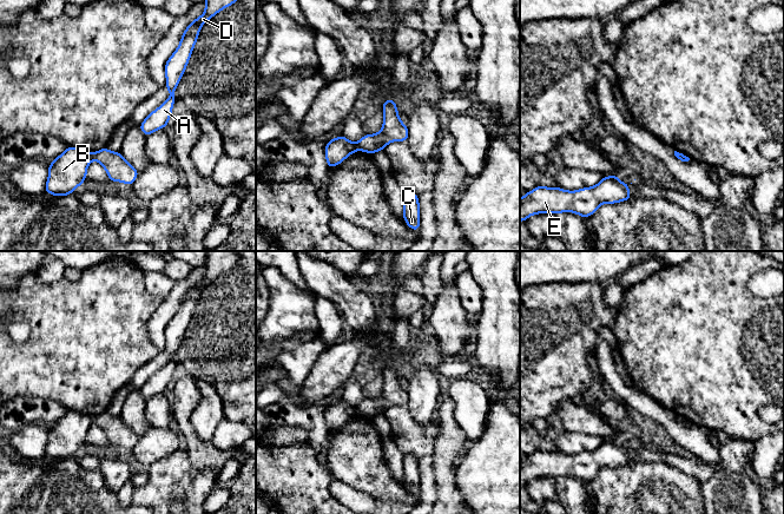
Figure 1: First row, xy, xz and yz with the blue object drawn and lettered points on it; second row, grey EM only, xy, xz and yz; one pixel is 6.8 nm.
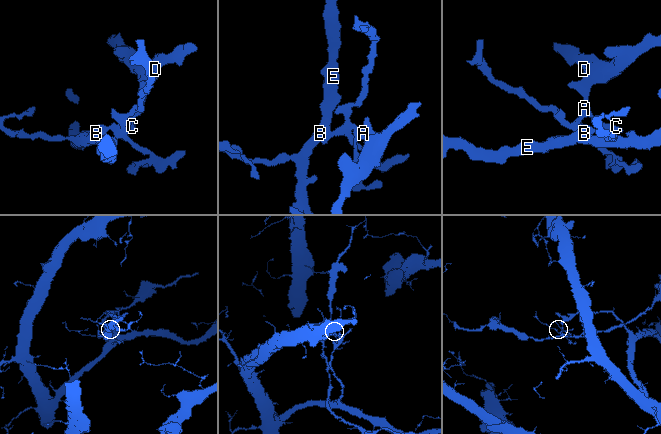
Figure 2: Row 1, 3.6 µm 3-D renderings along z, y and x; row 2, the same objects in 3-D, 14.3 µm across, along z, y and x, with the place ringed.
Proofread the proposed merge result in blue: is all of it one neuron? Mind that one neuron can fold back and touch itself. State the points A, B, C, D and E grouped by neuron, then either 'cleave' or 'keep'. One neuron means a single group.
A C D / B E | cleave

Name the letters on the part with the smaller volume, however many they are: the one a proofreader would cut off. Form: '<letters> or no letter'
B, E

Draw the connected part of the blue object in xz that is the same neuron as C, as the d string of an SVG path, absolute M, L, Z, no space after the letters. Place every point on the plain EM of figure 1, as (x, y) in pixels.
M406 455L403 457L403 483L407 489L414 494L420 493L420 467L419 460L413 455Z

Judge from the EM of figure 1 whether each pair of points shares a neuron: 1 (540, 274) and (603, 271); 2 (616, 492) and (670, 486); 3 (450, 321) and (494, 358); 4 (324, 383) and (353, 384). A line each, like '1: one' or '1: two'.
1: one
2: one
3: two
4: two

